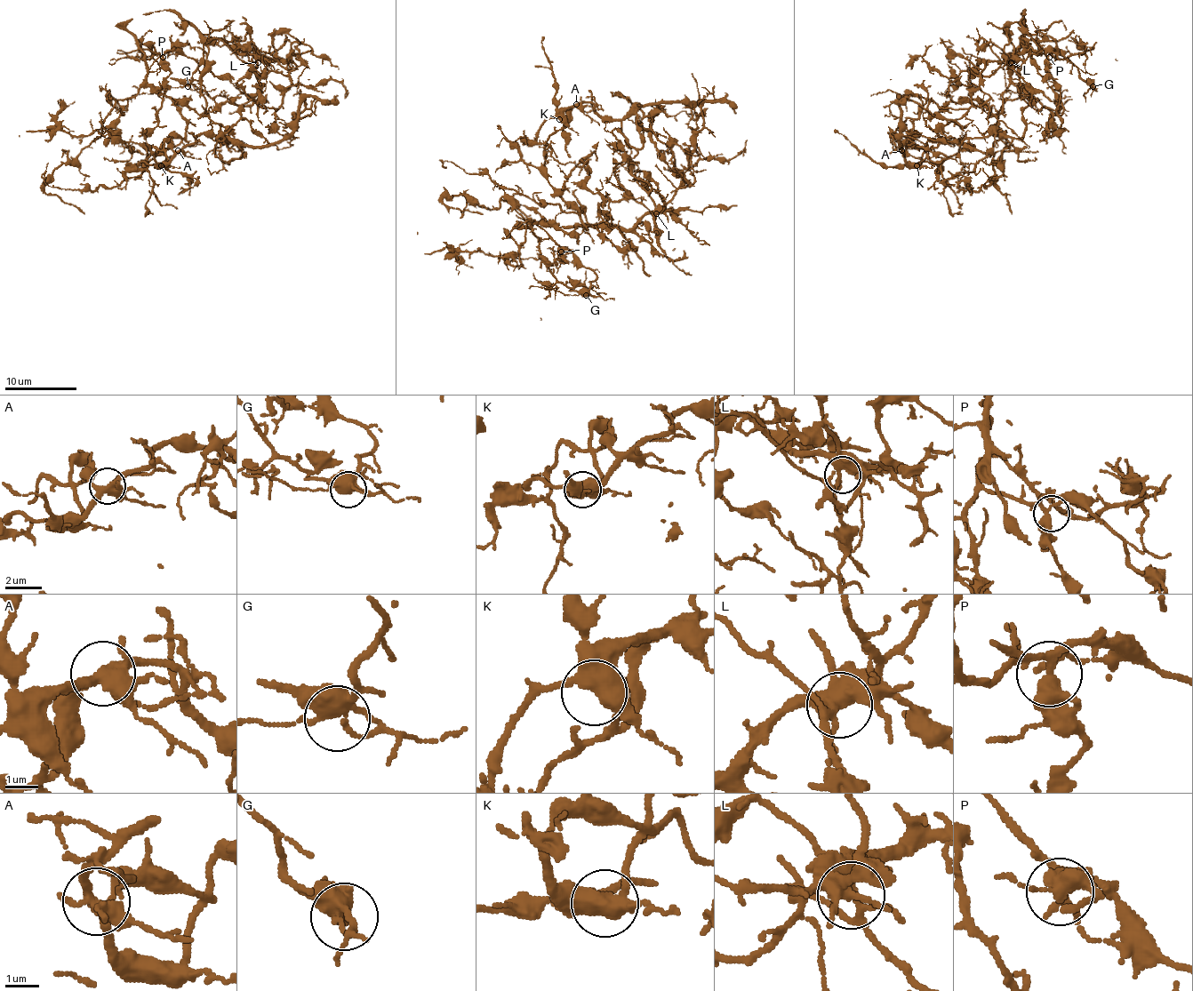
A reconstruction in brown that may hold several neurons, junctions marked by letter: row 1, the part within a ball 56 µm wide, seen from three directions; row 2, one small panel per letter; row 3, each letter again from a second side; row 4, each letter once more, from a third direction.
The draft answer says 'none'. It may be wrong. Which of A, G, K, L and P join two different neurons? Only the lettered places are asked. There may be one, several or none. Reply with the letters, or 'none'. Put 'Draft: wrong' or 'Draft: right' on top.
Draft: wrong
A

